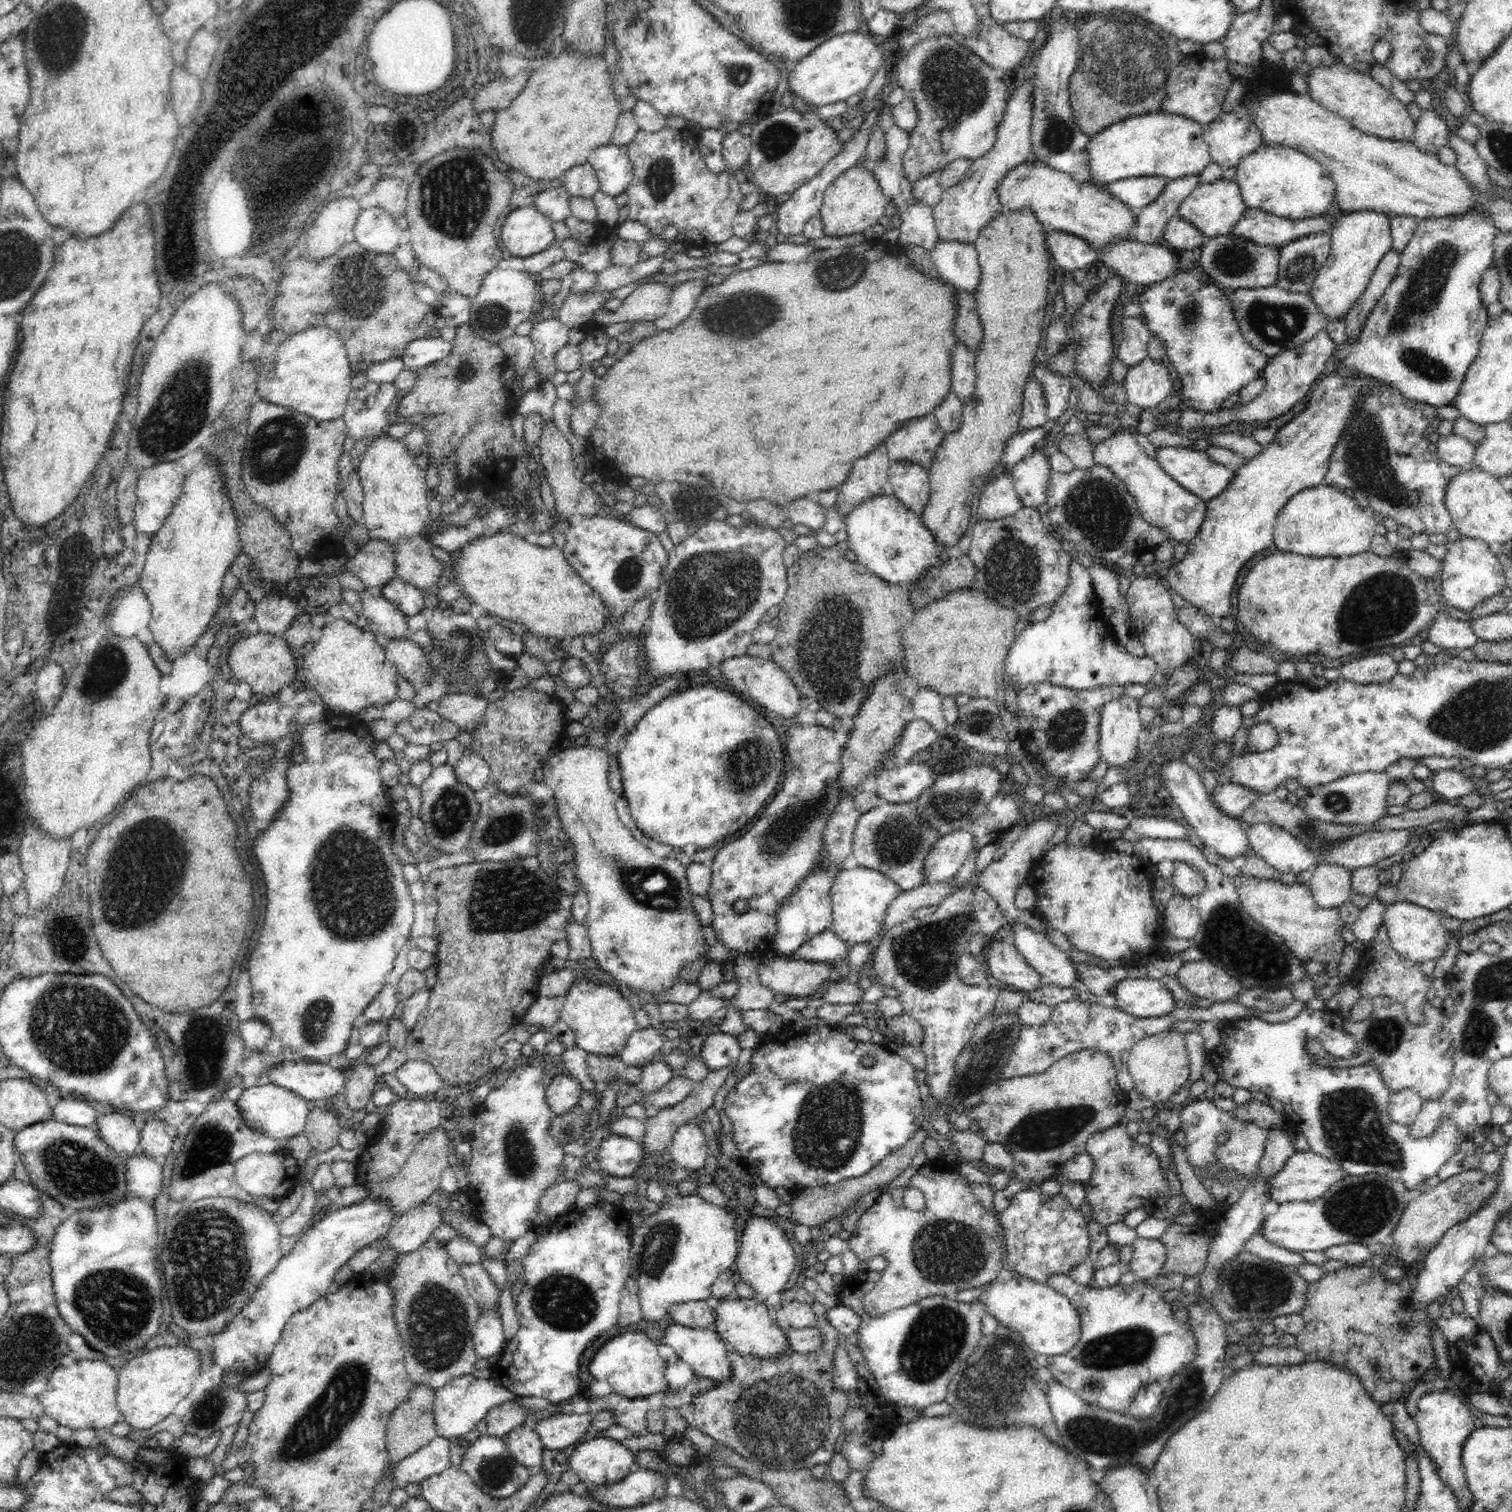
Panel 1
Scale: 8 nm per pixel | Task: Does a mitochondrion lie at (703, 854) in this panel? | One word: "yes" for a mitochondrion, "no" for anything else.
no

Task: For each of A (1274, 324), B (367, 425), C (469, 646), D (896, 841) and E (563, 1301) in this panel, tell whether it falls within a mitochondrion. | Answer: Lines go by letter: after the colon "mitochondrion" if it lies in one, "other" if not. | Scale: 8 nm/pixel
A: mitochondrion
B: other
C: mitochondrion
D: mitochondrion
E: mitochondrion

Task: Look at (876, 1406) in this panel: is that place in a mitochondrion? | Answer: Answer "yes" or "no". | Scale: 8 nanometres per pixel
no

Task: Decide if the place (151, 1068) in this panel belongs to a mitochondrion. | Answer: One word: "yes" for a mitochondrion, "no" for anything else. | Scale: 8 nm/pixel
no

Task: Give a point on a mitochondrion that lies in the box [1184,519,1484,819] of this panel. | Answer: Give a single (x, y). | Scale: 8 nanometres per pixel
(1385, 604)

